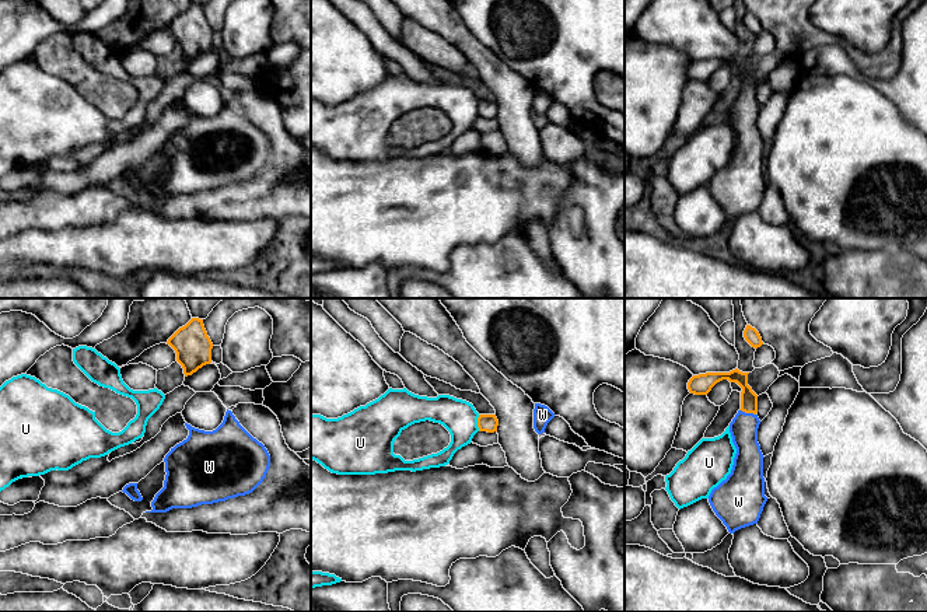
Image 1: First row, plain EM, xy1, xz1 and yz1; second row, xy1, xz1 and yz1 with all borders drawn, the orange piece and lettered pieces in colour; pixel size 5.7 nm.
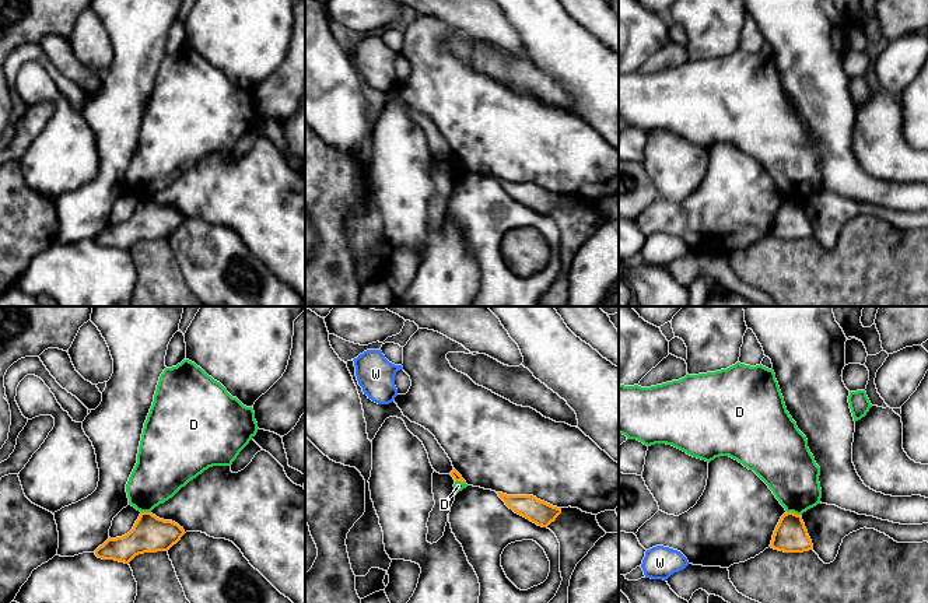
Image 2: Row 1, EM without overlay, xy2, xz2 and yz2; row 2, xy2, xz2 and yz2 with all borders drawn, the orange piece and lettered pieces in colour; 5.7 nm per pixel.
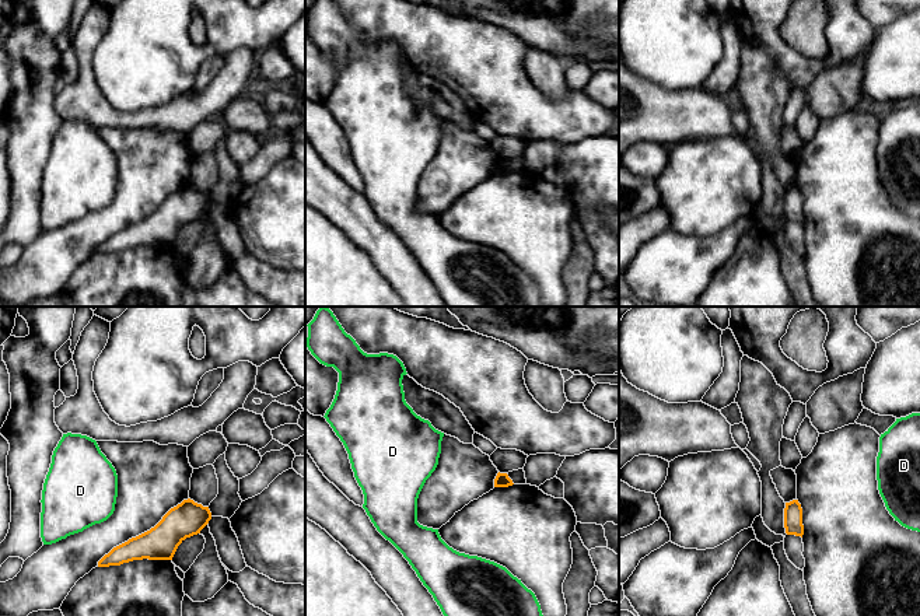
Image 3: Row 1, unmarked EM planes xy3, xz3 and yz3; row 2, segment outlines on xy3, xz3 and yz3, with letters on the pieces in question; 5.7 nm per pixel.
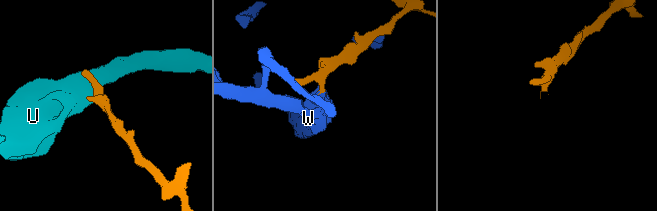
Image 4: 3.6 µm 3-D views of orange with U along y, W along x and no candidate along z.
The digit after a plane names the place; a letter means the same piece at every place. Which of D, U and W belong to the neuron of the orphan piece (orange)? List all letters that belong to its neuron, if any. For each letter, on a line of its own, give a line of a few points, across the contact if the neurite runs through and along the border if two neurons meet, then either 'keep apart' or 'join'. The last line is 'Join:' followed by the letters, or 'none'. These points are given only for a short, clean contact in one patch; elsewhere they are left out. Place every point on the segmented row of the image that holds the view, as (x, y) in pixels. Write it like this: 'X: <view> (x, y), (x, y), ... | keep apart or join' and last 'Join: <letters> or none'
D: yz2 (787, 511), (799, 515) | keep apart
U: xz1 (479, 415), (478, 430) | keep apart
W: yz1 (748, 398), (748, 412), (744, 427) | join
Join: W

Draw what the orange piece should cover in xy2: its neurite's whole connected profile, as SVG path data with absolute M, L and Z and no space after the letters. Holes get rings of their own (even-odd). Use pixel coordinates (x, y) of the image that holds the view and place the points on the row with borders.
M141 512L127 534L109 537L95 550L95 555L129 564L139 554L168 551L183 534L185 530L178 523L160 519L151 512Z

